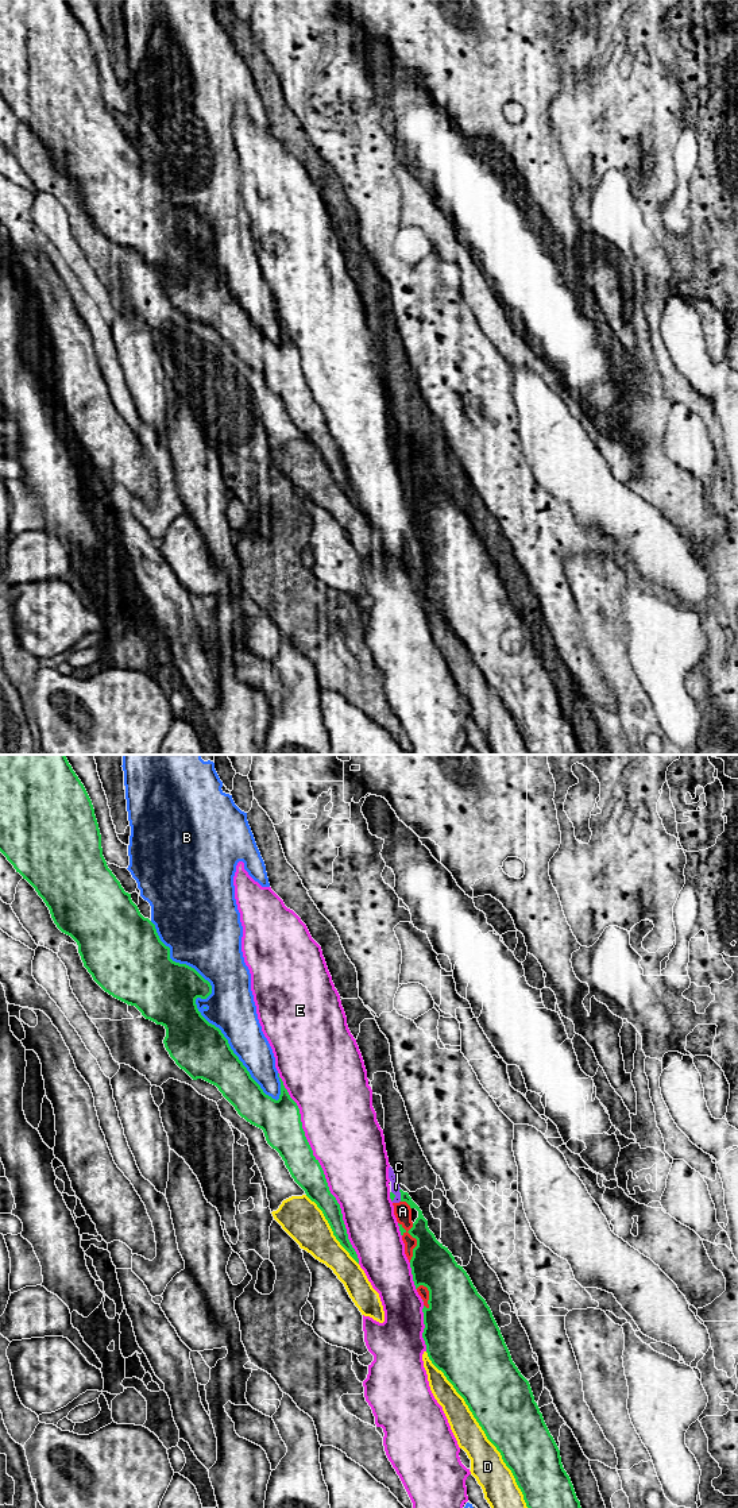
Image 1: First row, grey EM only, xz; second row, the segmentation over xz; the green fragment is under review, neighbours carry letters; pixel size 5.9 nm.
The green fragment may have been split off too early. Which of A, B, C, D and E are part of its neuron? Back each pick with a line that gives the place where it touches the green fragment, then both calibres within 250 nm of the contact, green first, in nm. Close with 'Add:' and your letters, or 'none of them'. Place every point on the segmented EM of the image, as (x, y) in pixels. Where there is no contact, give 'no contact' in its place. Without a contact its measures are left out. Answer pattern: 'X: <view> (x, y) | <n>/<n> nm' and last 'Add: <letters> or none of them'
Add: none of them

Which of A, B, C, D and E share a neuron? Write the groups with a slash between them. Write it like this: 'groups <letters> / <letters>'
groups A C / B / D / E

